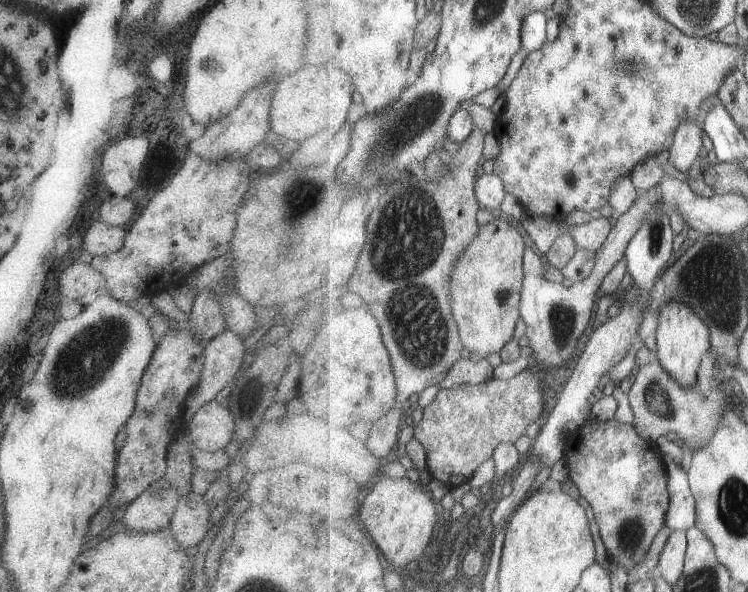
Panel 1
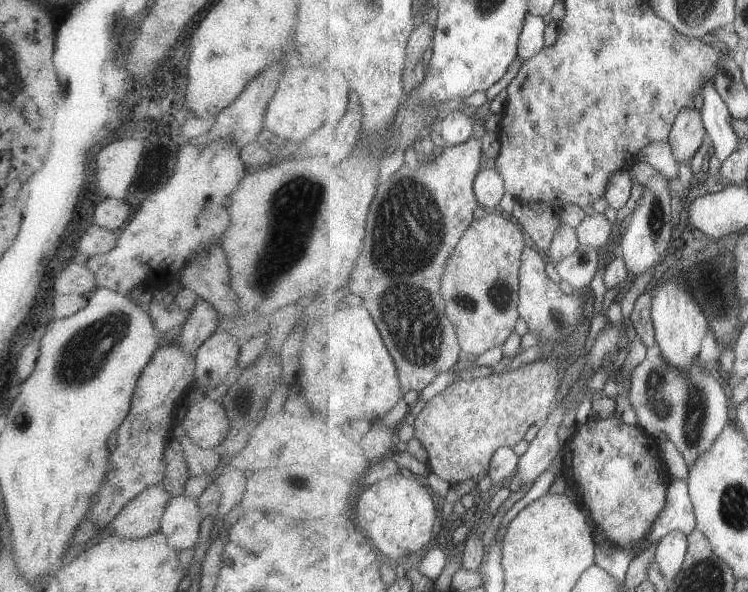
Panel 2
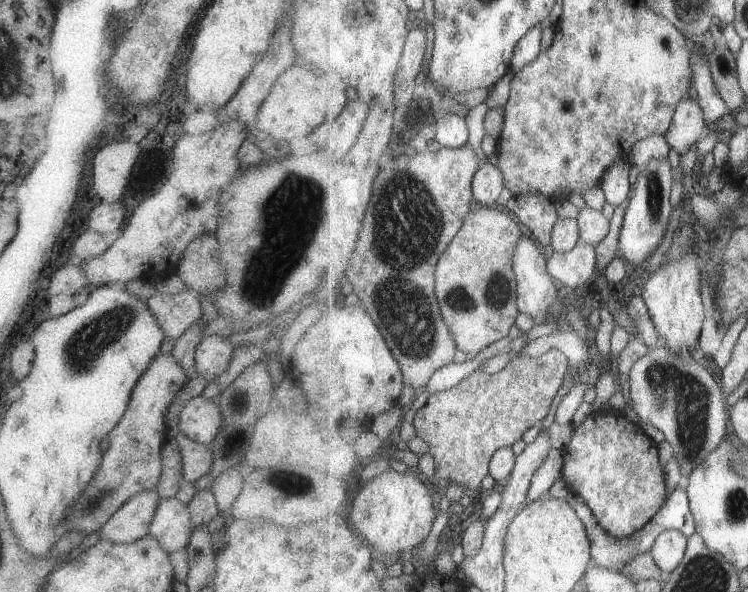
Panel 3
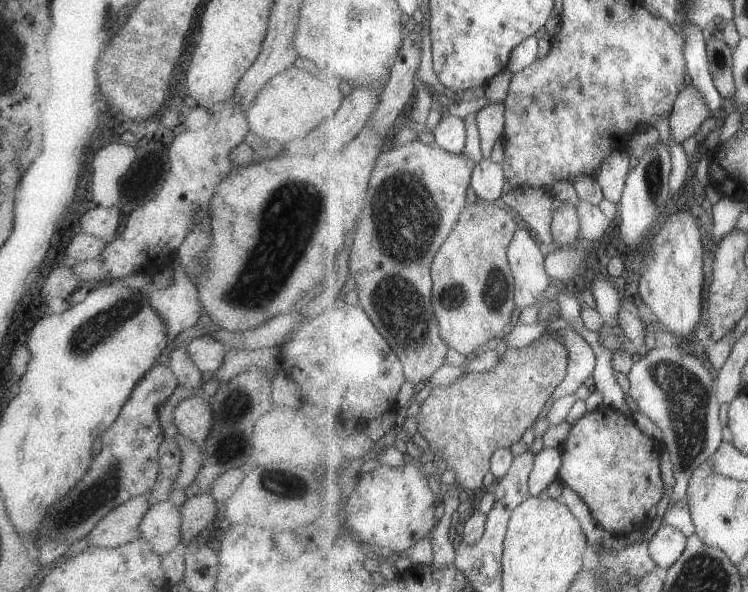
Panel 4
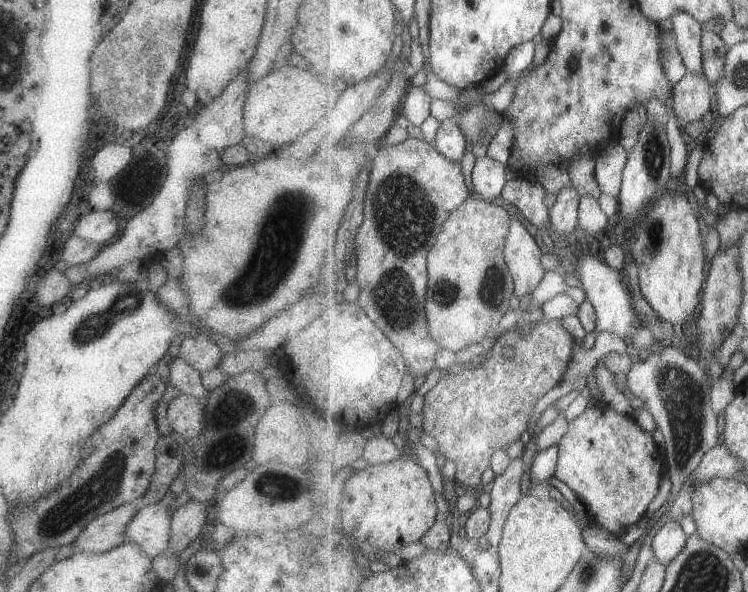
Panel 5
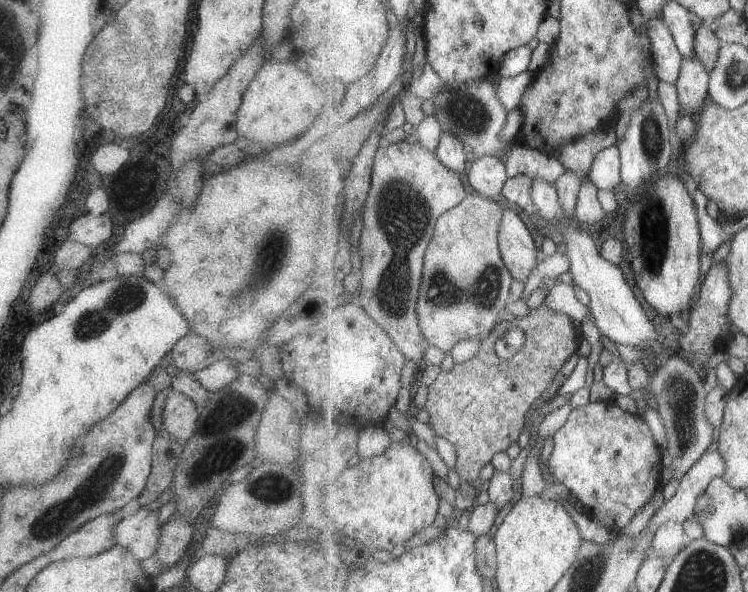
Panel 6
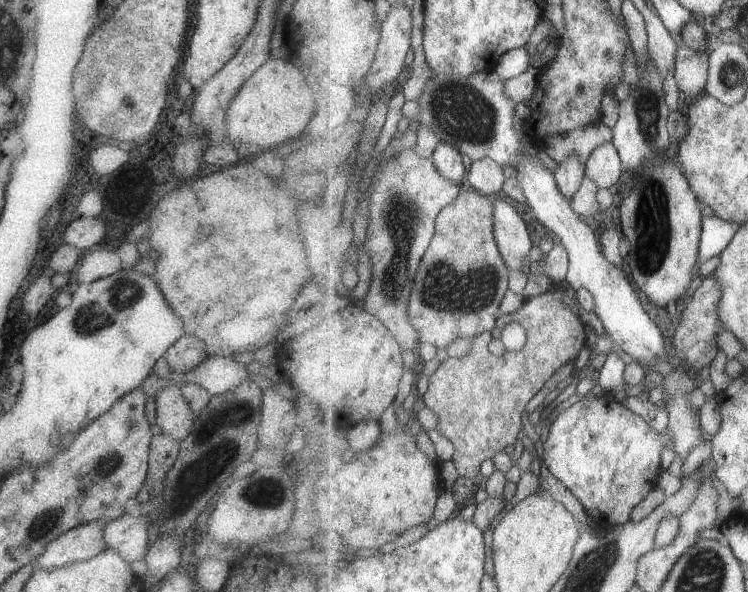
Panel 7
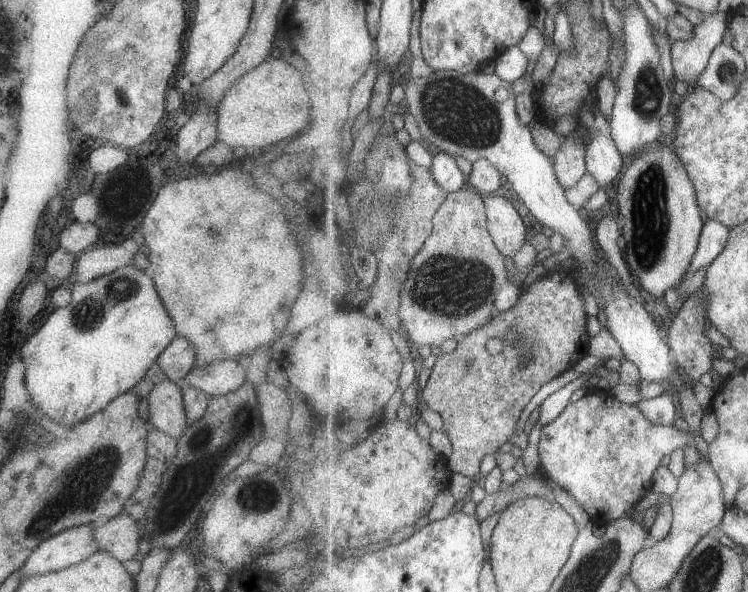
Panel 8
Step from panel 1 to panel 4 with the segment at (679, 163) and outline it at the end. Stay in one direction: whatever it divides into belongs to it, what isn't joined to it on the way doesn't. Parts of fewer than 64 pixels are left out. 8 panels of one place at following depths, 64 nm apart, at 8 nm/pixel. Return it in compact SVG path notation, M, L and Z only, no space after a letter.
M688 80L687 86L677 97L669 120L669 133L680 145L687 138L698 138L701 124L711 117L711 110L701 91Z

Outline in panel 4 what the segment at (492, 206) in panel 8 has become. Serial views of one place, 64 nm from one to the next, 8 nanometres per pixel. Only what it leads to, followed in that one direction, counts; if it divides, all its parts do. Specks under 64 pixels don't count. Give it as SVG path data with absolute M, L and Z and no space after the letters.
M516 230L515 236L511 241L508 250L508 259L514 277L516 278L516 306L521 310L522 308L530 307L535 304L543 292L547 290L549 282L553 279L546 269L546 258L539 248L539 244L531 238L531 234L527 230Z

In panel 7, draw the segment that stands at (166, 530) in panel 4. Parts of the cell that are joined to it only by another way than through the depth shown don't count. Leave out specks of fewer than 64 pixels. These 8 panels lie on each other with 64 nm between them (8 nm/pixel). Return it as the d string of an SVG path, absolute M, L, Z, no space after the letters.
M121 514L104 524L104 541L128 563L144 559L149 546L149 523L149 516Z

